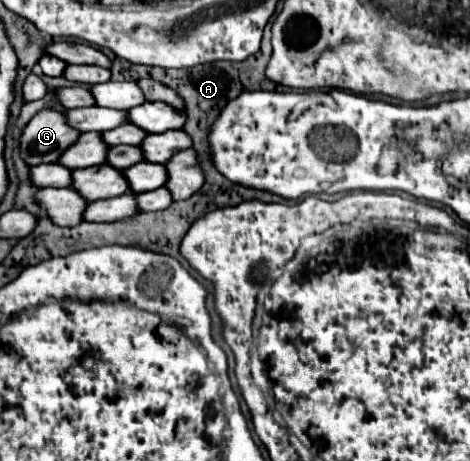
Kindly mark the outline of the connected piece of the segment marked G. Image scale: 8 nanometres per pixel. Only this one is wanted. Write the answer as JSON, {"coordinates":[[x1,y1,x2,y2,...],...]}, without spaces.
{"coordinates":[[44,109,36,113,20,135,20,157,28,167,40,163,56,163,80,133,66,125,64,113]]}

